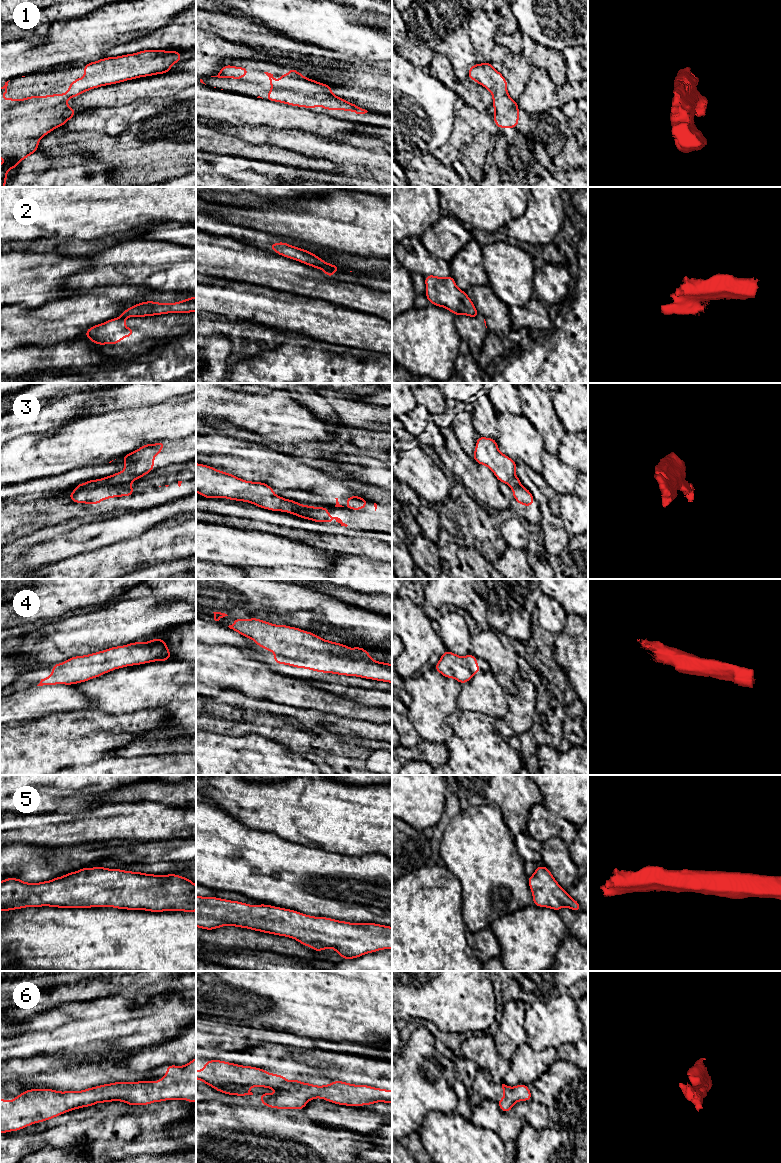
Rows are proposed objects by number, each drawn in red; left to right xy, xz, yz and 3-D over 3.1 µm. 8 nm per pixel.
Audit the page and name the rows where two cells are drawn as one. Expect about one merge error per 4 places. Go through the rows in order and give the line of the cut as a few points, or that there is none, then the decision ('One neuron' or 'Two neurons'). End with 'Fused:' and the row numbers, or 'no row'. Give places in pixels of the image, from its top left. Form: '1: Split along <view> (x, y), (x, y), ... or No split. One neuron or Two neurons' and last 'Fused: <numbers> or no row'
1: No split. One neuron
2: Split along xz (338, 268), (333, 266), (325, 271). Two neurons
3: Split along xy (131, 481), (99, 484), (76, 490). Two neurons
4: No split. One neuron
5: No split. One neuron
6: No split. One neuron
Fused: 2, 3

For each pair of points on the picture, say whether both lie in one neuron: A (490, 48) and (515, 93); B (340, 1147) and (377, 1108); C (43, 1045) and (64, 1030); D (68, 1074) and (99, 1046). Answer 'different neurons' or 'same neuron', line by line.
A: same neuron
B: different neurons
C: same neuron
D: different neurons

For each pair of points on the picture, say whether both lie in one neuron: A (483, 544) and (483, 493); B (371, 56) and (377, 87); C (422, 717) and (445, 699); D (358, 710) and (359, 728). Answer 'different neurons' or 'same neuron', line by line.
A: different neurons
B: different neurons
C: same neuron
D: different neurons

